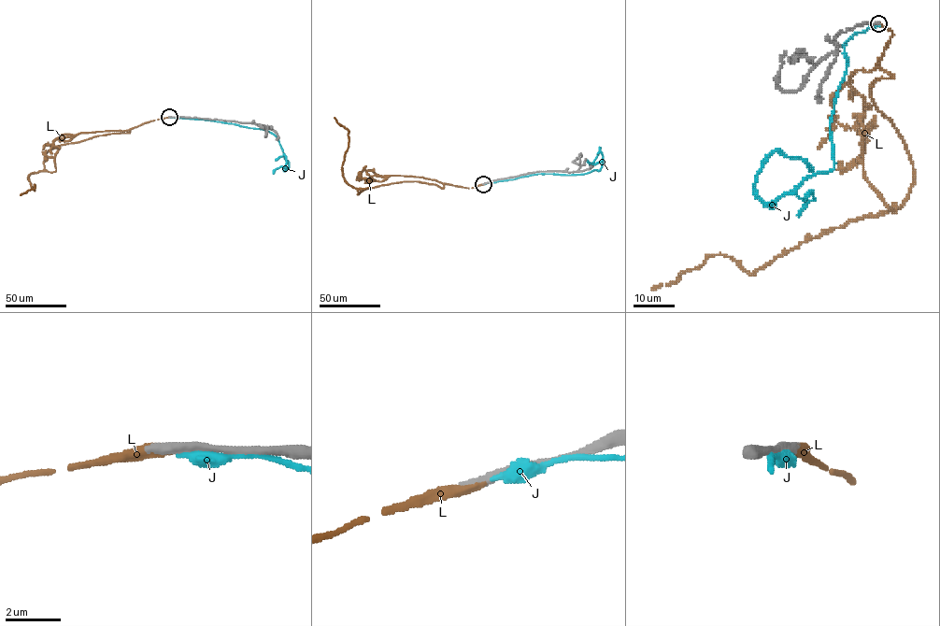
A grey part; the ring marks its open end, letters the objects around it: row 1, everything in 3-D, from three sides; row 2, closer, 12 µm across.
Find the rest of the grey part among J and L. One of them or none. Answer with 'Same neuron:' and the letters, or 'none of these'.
Same neuron: L

